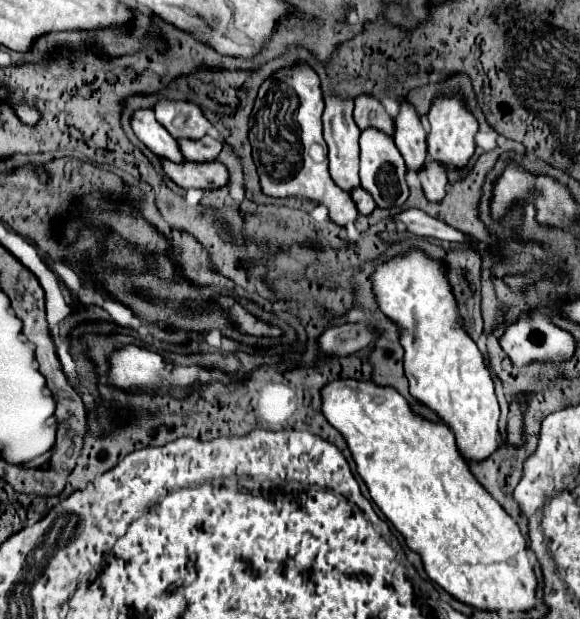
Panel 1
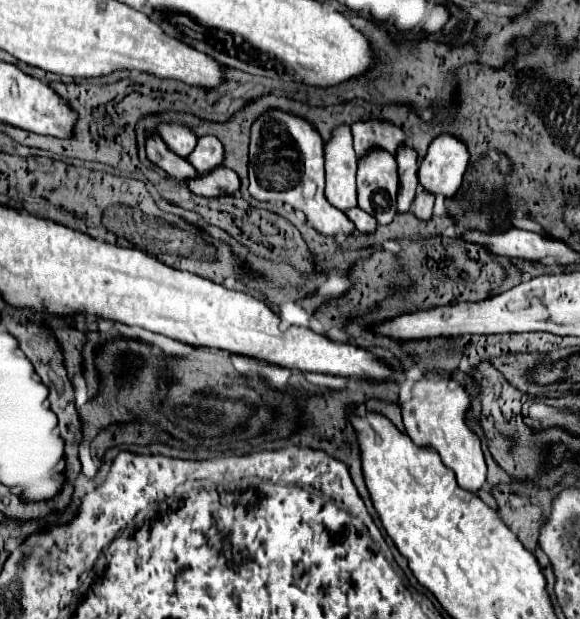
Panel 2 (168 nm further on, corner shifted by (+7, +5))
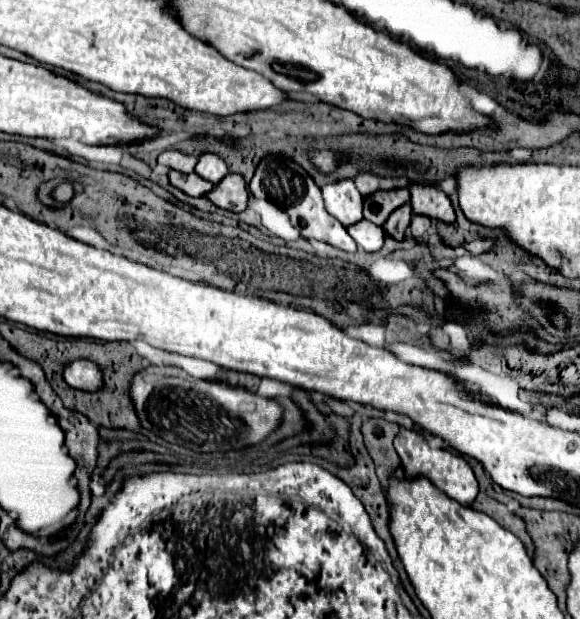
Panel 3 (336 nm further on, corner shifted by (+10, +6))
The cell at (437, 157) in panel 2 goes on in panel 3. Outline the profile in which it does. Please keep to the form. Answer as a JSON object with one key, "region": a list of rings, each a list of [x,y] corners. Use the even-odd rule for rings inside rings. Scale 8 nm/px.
{"region":[[[410,184],[410,204],[416,214],[426,214],[442,222],[454,222],[454,206],[436,184]]]}

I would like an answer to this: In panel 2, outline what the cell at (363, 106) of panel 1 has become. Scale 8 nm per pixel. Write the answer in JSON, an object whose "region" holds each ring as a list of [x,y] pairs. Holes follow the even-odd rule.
{"region":[[[359,121],[359,123],[353,123],[351,131],[353,131],[357,157],[363,157],[363,153],[367,153],[373,147],[379,147],[391,155],[397,155],[397,149],[407,143],[405,133],[399,127],[383,121],[367,121],[367,123]]]}

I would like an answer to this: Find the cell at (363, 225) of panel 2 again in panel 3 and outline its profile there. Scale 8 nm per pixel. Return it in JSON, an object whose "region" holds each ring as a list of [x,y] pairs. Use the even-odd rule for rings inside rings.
{"region":[[[360,220],[356,224],[348,226],[348,234],[354,238],[354,242],[364,248],[366,252],[376,252],[382,248],[384,242],[384,232],[380,226],[368,222],[368,220]]]}

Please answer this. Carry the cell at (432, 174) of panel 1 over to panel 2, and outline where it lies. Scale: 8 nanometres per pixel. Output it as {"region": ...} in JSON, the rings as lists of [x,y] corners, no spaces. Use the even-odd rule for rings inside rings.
{"region":[[[419,191],[415,201],[413,201],[413,215],[421,221],[429,221],[431,219],[431,211],[433,211],[433,201],[435,197],[431,197],[431,193],[427,191]]]}

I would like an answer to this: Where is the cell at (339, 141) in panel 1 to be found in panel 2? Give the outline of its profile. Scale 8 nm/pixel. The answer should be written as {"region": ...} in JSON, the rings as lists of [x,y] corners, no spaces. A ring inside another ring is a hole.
{"region":[[[339,125],[333,131],[331,141],[325,145],[325,173],[327,201],[339,211],[357,207],[357,157],[353,151],[351,129],[347,125]]]}

